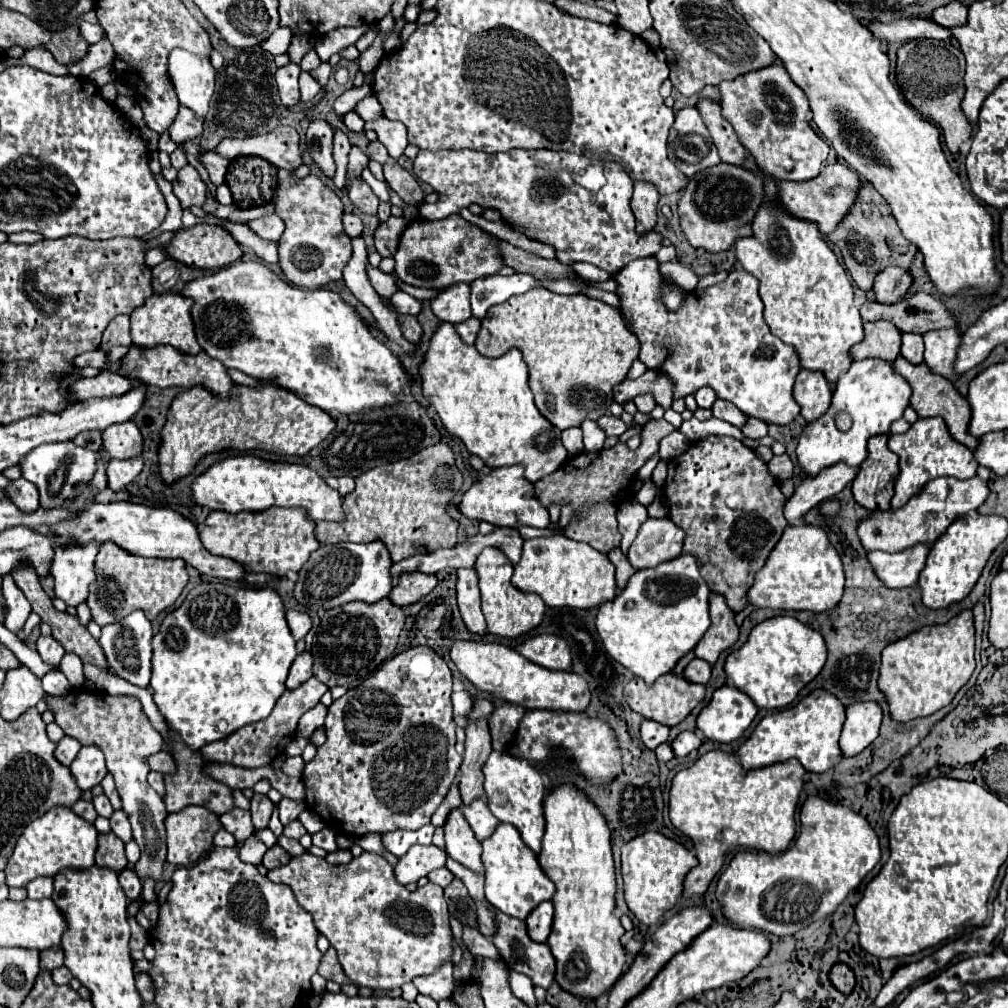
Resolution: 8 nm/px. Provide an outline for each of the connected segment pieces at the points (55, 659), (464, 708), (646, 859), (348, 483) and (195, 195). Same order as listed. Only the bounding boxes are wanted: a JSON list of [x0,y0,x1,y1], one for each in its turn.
[[37,635,65,667],[451,690,473,716],[621,833,697,927],[325,477,355,497],[173,165,207,209]]

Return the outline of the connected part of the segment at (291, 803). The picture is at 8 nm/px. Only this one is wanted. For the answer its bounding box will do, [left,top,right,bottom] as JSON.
[277,799,305,825]

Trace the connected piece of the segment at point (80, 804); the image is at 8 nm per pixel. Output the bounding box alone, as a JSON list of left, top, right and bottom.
[71,799,97,823]

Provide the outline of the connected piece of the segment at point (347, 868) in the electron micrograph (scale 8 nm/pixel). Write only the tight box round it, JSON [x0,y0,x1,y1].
[267,851,451,989]

